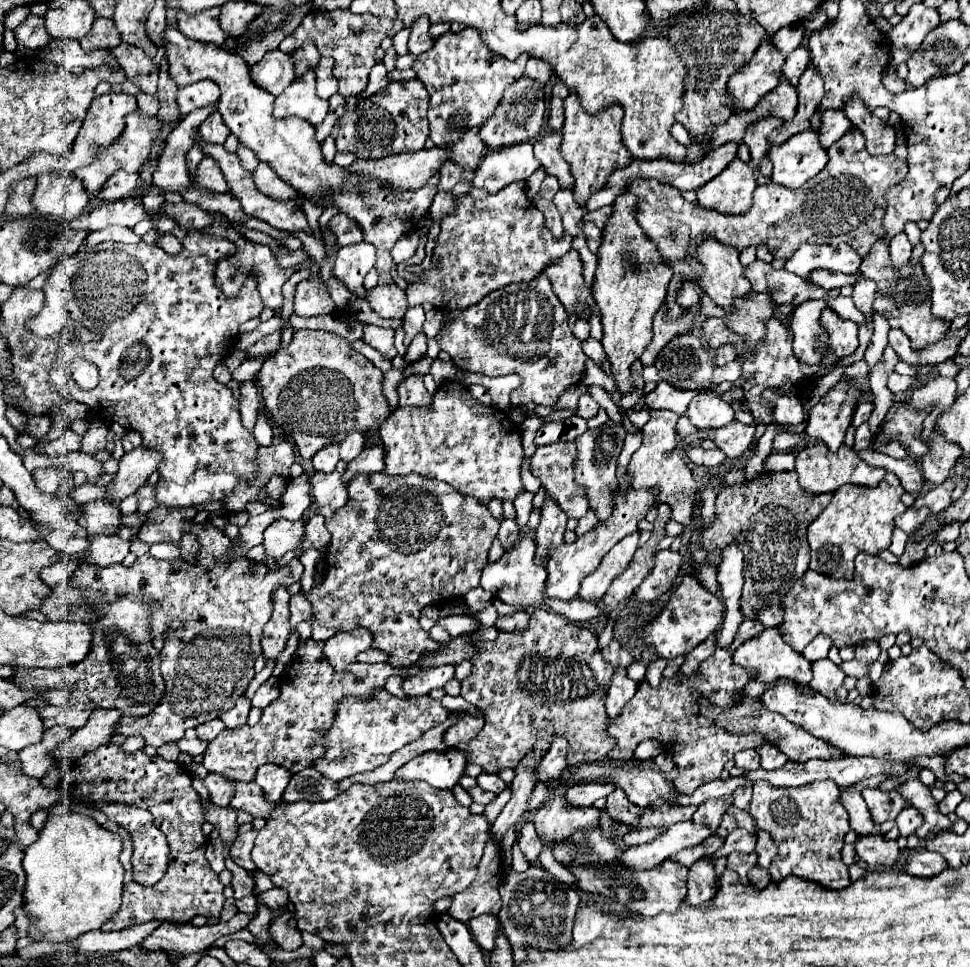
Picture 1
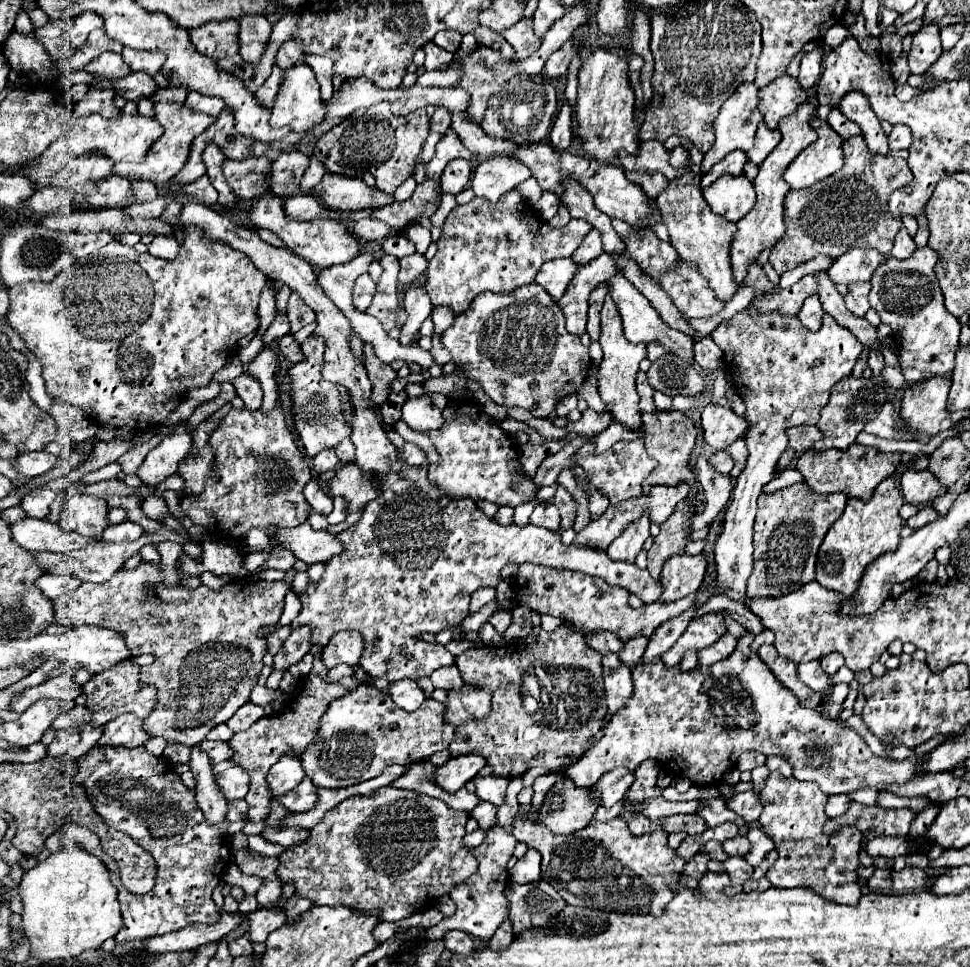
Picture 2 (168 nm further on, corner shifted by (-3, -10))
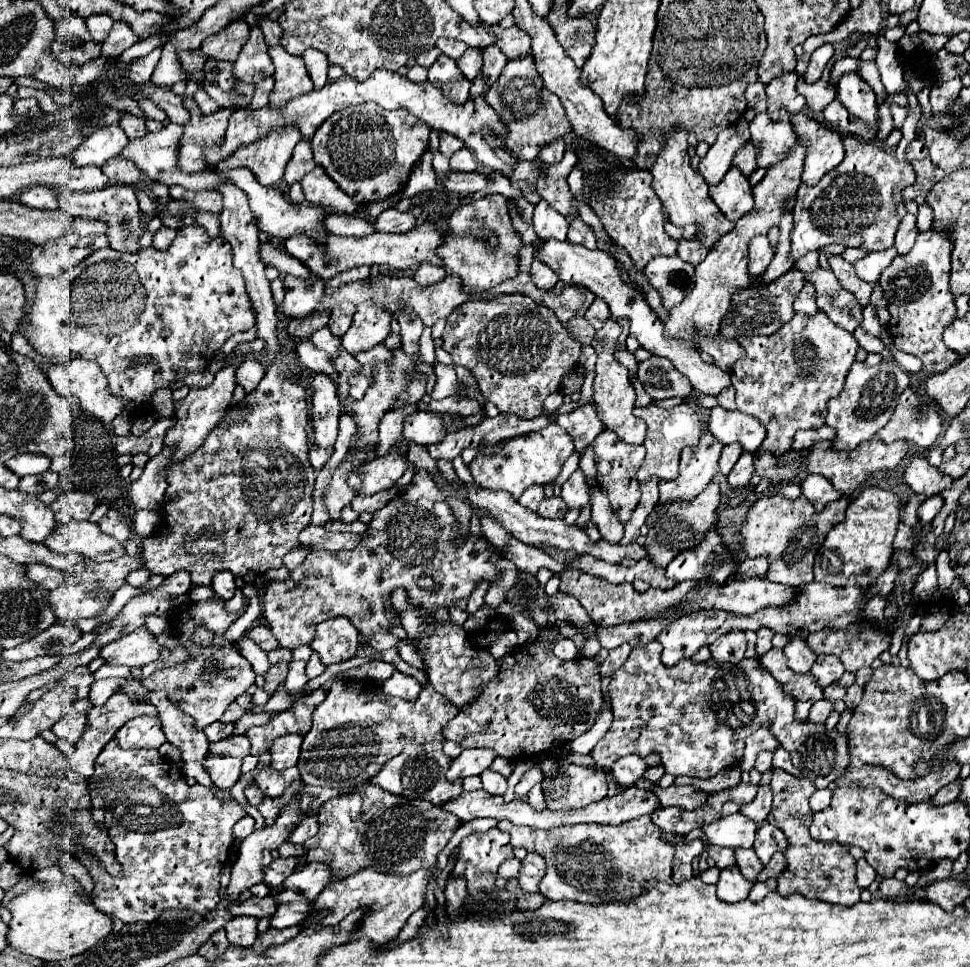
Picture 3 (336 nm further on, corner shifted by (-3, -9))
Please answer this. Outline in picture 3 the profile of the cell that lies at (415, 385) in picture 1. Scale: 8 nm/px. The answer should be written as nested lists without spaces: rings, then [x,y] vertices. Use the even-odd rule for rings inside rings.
[[[418,410],[406,418],[402,436],[414,444],[430,446],[446,436],[446,426],[438,414]]]

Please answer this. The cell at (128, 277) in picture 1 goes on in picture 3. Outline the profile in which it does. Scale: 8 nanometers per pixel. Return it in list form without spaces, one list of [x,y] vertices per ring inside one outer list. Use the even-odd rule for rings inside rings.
[[[198,224],[184,226],[178,230],[176,238],[172,240],[168,250],[156,250],[156,248],[144,248],[138,254],[124,254],[116,252],[112,248],[102,248],[92,252],[84,262],[74,266],[72,270],[60,274],[58,278],[40,278],[36,286],[36,298],[32,308],[26,314],[24,320],[24,336],[26,340],[44,356],[62,356],[62,354],[82,354],[86,360],[94,360],[100,364],[102,372],[108,378],[108,388],[110,394],[122,398],[126,402],[126,410],[134,410],[140,406],[146,406],[150,402],[150,396],[154,394],[156,388],[166,388],[176,380],[182,380],[190,372],[202,372],[206,368],[206,362],[216,354],[216,350],[236,332],[246,332],[254,326],[254,310],[250,310],[250,296],[246,294],[244,278],[238,268],[232,264],[232,254],[230,254],[230,244],[224,238],[210,238],[206,230]]]

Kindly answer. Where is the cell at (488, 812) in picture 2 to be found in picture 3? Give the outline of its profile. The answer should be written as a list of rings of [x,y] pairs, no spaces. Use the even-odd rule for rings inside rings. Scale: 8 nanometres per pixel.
[[[634,818],[620,826],[566,824],[548,830],[534,830],[500,820],[498,828],[510,834],[514,848],[526,848],[528,852],[540,854],[544,858],[546,876],[540,882],[540,892],[550,900],[600,904],[636,898],[640,896],[644,882],[665,881],[673,884],[674,846],[660,840],[660,830],[654,826],[654,822],[650,822],[650,818]]]

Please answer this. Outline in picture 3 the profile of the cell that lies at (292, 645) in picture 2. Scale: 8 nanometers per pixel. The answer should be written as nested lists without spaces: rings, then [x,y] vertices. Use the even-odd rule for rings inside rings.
[[[274,650],[274,652],[268,652],[268,660],[270,660],[270,668],[264,676],[266,684],[264,684],[264,692],[266,694],[274,694],[278,684],[282,684],[286,680],[286,674],[288,674],[288,662],[292,658],[292,652],[290,650]]]

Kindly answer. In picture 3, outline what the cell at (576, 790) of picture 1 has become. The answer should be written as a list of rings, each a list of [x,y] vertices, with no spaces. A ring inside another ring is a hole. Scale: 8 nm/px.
[[[632,754],[632,756],[624,756],[620,758],[618,762],[614,762],[612,766],[612,776],[626,788],[634,786],[634,782],[638,778],[642,778],[646,770],[646,762],[644,758],[638,758],[638,754]]]

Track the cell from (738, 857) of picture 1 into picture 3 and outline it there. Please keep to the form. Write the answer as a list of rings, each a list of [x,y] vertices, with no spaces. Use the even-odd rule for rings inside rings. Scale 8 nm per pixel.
[[[730,866],[720,872],[720,882],[716,884],[716,894],[724,902],[742,902],[748,898],[752,884],[742,876],[738,866]]]

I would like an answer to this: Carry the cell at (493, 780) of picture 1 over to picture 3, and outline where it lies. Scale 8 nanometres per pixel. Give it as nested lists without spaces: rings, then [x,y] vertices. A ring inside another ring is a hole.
[[[486,770],[480,774],[482,782],[484,782],[484,790],[490,794],[498,794],[502,796],[506,792],[506,778],[494,770]]]

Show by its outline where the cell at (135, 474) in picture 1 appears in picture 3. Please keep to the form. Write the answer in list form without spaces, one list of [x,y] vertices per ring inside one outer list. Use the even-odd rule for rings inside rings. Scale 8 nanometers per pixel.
[[[234,352],[230,358],[226,358],[224,366],[216,372],[216,378],[214,378],[214,382],[212,382],[210,386],[206,386],[206,388],[202,388],[202,390],[200,390],[200,388],[192,388],[192,390],[188,392],[188,396],[186,396],[182,402],[176,404],[174,416],[178,418],[178,422],[176,422],[176,426],[174,426],[172,430],[168,430],[166,440],[164,440],[166,446],[172,446],[172,444],[178,446],[176,454],[172,456],[172,464],[174,464],[174,462],[180,462],[182,458],[186,458],[186,454],[190,454],[190,452],[194,452],[196,448],[200,448],[202,442],[206,440],[206,436],[208,436],[208,434],[214,430],[214,426],[218,424],[218,420],[222,420],[226,408],[230,406],[232,392],[234,392],[234,388],[236,388],[236,370],[238,370],[238,366],[240,366],[244,360],[246,360],[244,354]]]

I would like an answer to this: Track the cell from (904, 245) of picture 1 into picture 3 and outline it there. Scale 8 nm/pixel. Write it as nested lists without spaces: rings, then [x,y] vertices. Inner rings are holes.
[[[906,214],[898,226],[898,232],[896,232],[896,250],[898,254],[908,254],[908,250],[914,246],[916,242],[916,236],[918,236],[918,228],[916,228],[916,216],[912,214]]]

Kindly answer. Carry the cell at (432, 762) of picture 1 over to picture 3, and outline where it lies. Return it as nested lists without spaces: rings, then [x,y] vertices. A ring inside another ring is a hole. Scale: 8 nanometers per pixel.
[[[472,748],[472,750],[464,750],[458,758],[452,760],[452,766],[448,770],[448,780],[454,782],[458,778],[468,778],[468,776],[478,776],[482,774],[486,768],[490,768],[490,764],[494,762],[498,754],[494,754],[494,750],[490,748]]]

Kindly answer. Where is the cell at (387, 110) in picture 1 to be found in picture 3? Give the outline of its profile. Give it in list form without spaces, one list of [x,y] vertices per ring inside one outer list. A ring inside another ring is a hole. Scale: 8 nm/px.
[[[362,104],[362,106],[348,106],[346,110],[334,112],[326,122],[322,122],[322,126],[312,136],[310,144],[314,152],[314,162],[320,164],[326,170],[326,174],[346,194],[350,194],[350,198],[354,198],[354,202],[366,204],[366,202],[374,202],[378,198],[386,198],[402,192],[402,188],[408,182],[410,170],[428,150],[428,138],[430,138],[430,128],[420,120],[416,120],[410,112],[406,110],[390,112],[374,104]]]

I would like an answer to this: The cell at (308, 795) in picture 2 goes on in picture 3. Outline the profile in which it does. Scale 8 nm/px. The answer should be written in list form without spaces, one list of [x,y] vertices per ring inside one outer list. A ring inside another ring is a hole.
[[[266,766],[266,768],[254,772],[256,786],[266,796],[272,796],[272,798],[276,798],[278,794],[282,794],[294,780],[300,780],[300,774],[298,774],[296,766],[292,766],[290,770],[282,770],[282,772],[274,770],[272,766]]]

